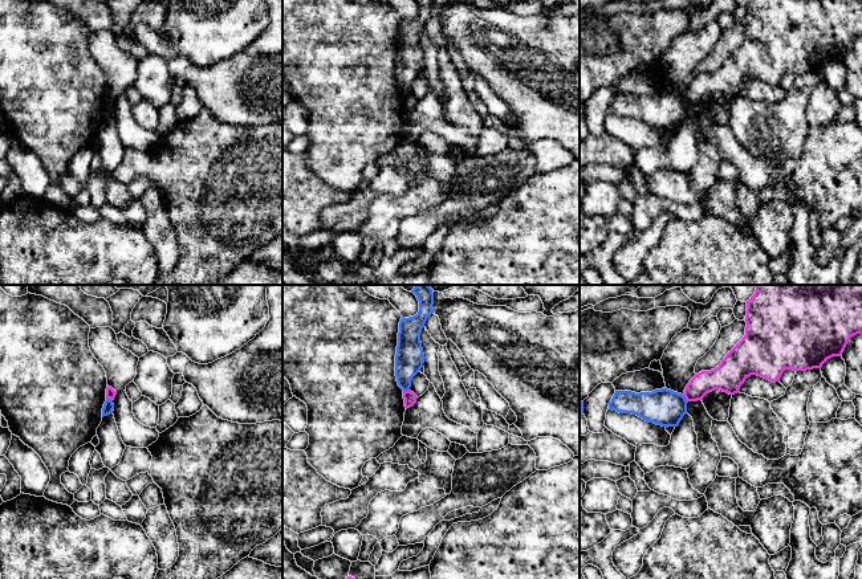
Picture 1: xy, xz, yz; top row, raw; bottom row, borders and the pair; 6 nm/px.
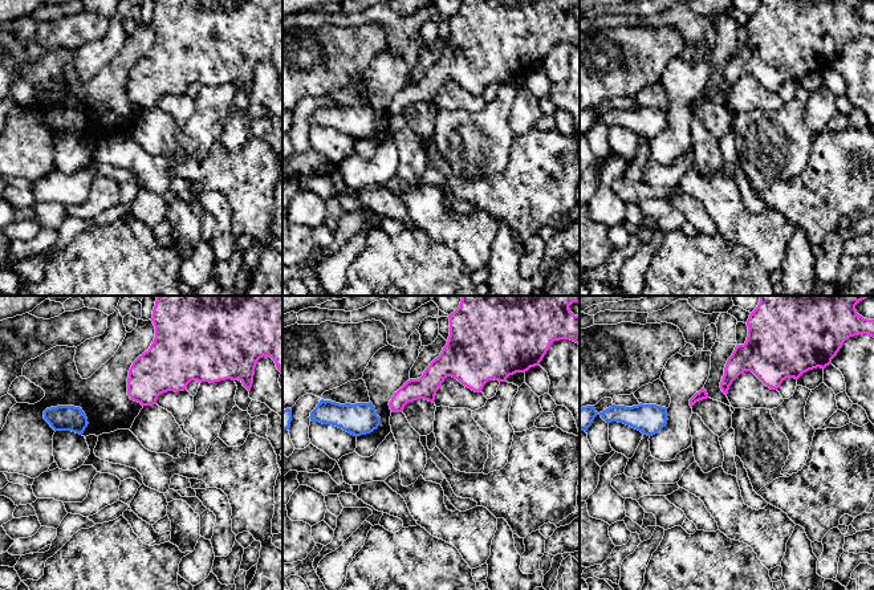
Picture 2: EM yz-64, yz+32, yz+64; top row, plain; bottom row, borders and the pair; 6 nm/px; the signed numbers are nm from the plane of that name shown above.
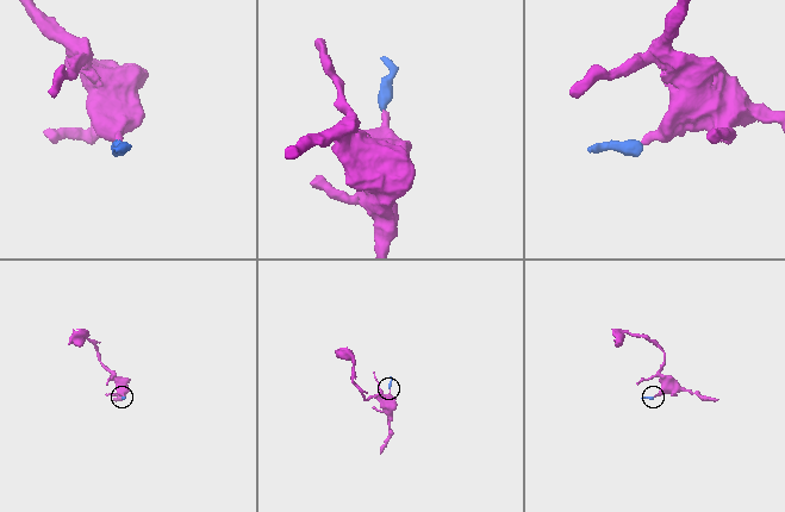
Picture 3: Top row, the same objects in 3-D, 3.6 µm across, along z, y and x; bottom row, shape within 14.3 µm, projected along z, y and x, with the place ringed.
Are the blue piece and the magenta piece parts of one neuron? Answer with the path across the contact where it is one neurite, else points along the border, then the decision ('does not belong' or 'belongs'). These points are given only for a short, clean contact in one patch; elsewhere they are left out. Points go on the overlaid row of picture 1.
border along yz (683, 394), (687, 402); does not belong

